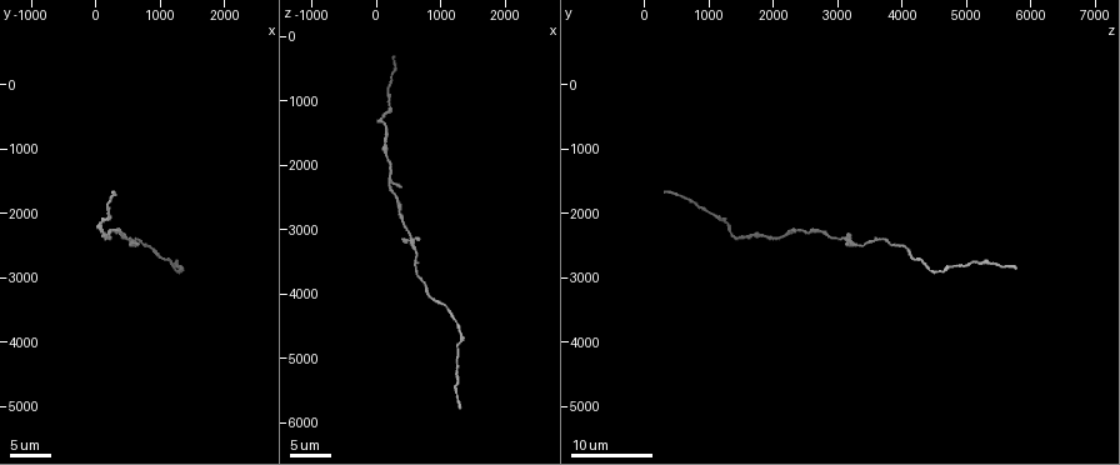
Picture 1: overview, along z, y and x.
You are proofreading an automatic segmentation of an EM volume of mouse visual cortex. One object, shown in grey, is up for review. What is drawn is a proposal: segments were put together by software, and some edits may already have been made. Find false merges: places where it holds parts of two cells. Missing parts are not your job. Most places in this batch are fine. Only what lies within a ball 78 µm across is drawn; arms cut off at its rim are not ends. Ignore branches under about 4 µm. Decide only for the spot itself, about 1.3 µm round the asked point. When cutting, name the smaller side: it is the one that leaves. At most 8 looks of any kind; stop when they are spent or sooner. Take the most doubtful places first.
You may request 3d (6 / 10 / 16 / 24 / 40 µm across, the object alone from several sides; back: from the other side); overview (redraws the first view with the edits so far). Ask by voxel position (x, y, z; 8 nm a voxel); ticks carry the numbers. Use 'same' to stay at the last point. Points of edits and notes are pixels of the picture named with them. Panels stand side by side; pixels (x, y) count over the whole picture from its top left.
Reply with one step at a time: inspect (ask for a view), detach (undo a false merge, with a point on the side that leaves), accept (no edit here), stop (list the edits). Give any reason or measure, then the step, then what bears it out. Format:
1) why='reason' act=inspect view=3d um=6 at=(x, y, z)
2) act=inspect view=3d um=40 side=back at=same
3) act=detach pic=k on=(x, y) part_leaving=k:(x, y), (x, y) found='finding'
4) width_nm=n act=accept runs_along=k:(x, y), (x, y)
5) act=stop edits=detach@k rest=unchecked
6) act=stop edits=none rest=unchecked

why='calibre changes' act=inspect view=3d um=24 at=(150, 2400, 1950)

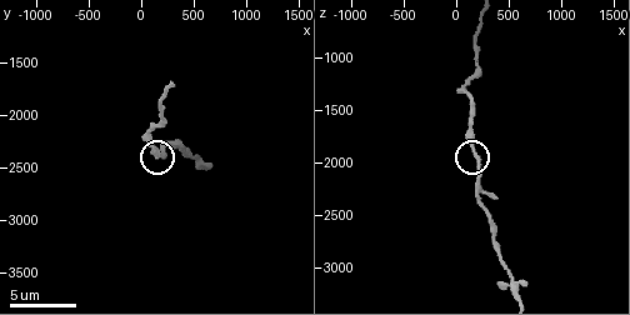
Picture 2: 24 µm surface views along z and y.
act=inspect view=3d um=10 at=(200, 2400, 1960)

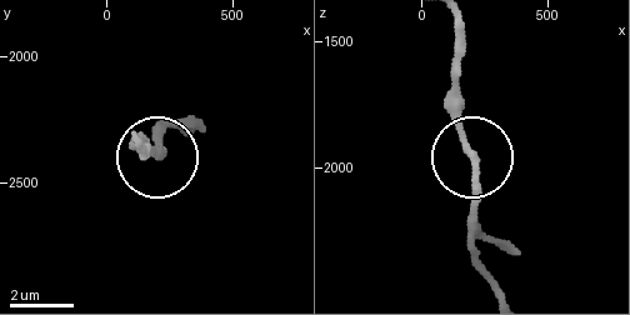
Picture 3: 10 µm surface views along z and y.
act=accept runs_along=3:(500, 288), (478, 255), (478, 199), (454, 56) found='one cell here'

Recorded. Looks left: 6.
act=inspect view=3d um=16 at=(520, 2400, 3040)

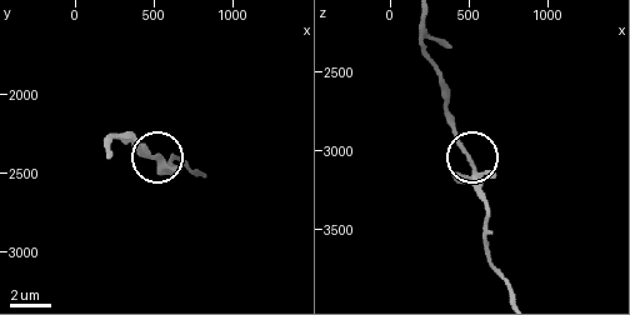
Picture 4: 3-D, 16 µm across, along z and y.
act=accept found='continuous, no second cell'

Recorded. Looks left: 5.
why='calibre changes' act=inspect view=3d um=10 at=(60, 2200, 1280)

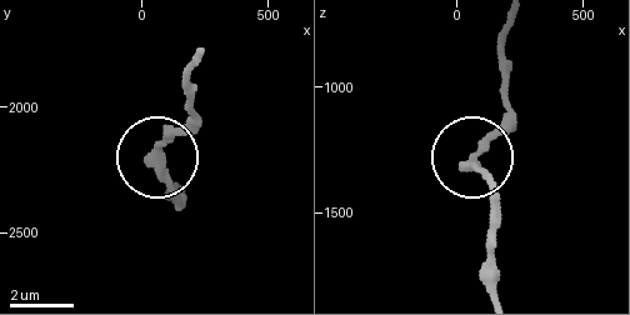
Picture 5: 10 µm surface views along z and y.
why='zoom in' act=inspect view=3d um=6 at=(60, 2190, 1300)

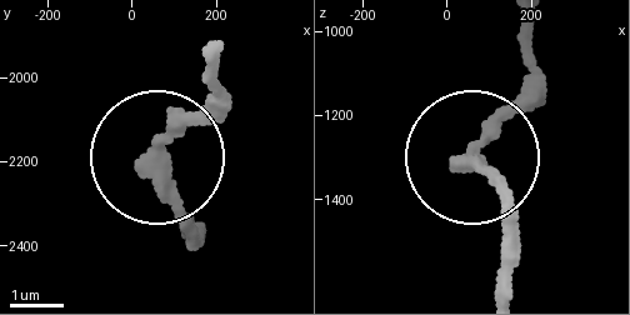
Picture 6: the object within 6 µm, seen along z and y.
act=accept runs_along=6:(514, 288), (514, 221), (483, 154), (528, 64) found='continuous, no second cell'

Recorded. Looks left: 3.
why='sudden change in width' act=inspect view=3d um=16 at=(1250, 2800, 4800)

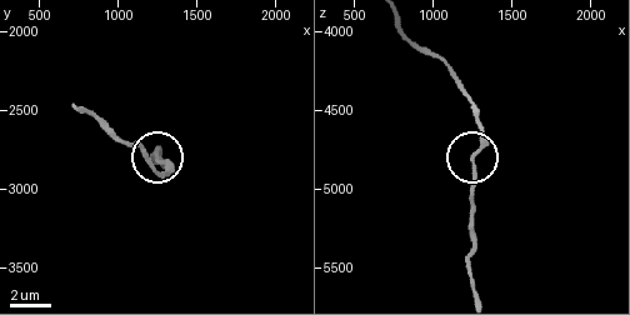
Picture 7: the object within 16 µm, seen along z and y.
act=inspect view=3d um=6 at=(1280, 2840, 4800)

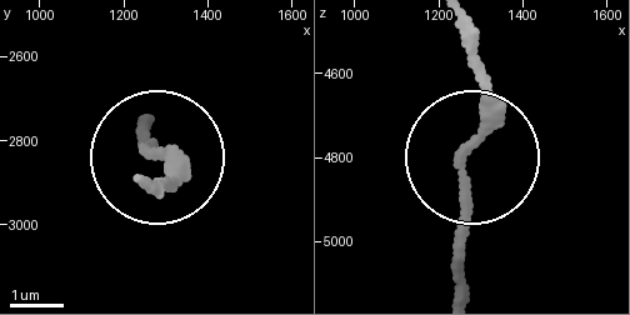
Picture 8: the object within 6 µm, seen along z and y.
act=accept runs_along=8:(473, 28), (485, 109), (459, 175), (459, 283) found='continuous, no second cell'

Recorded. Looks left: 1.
act=stop edits=none rest=unchecked

